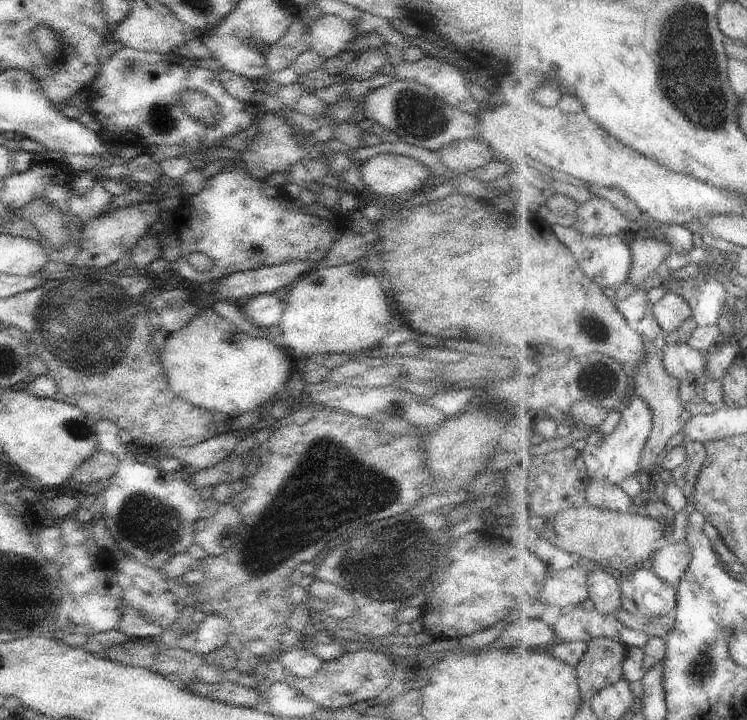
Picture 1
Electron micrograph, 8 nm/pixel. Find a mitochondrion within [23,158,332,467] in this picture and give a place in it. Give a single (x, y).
(86, 324)

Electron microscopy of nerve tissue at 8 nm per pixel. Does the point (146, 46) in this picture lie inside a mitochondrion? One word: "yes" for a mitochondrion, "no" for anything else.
no

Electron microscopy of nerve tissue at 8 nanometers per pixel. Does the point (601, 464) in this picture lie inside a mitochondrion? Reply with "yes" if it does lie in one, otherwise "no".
no

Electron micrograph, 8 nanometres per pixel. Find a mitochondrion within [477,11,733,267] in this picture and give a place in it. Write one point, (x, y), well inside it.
(690, 77)

